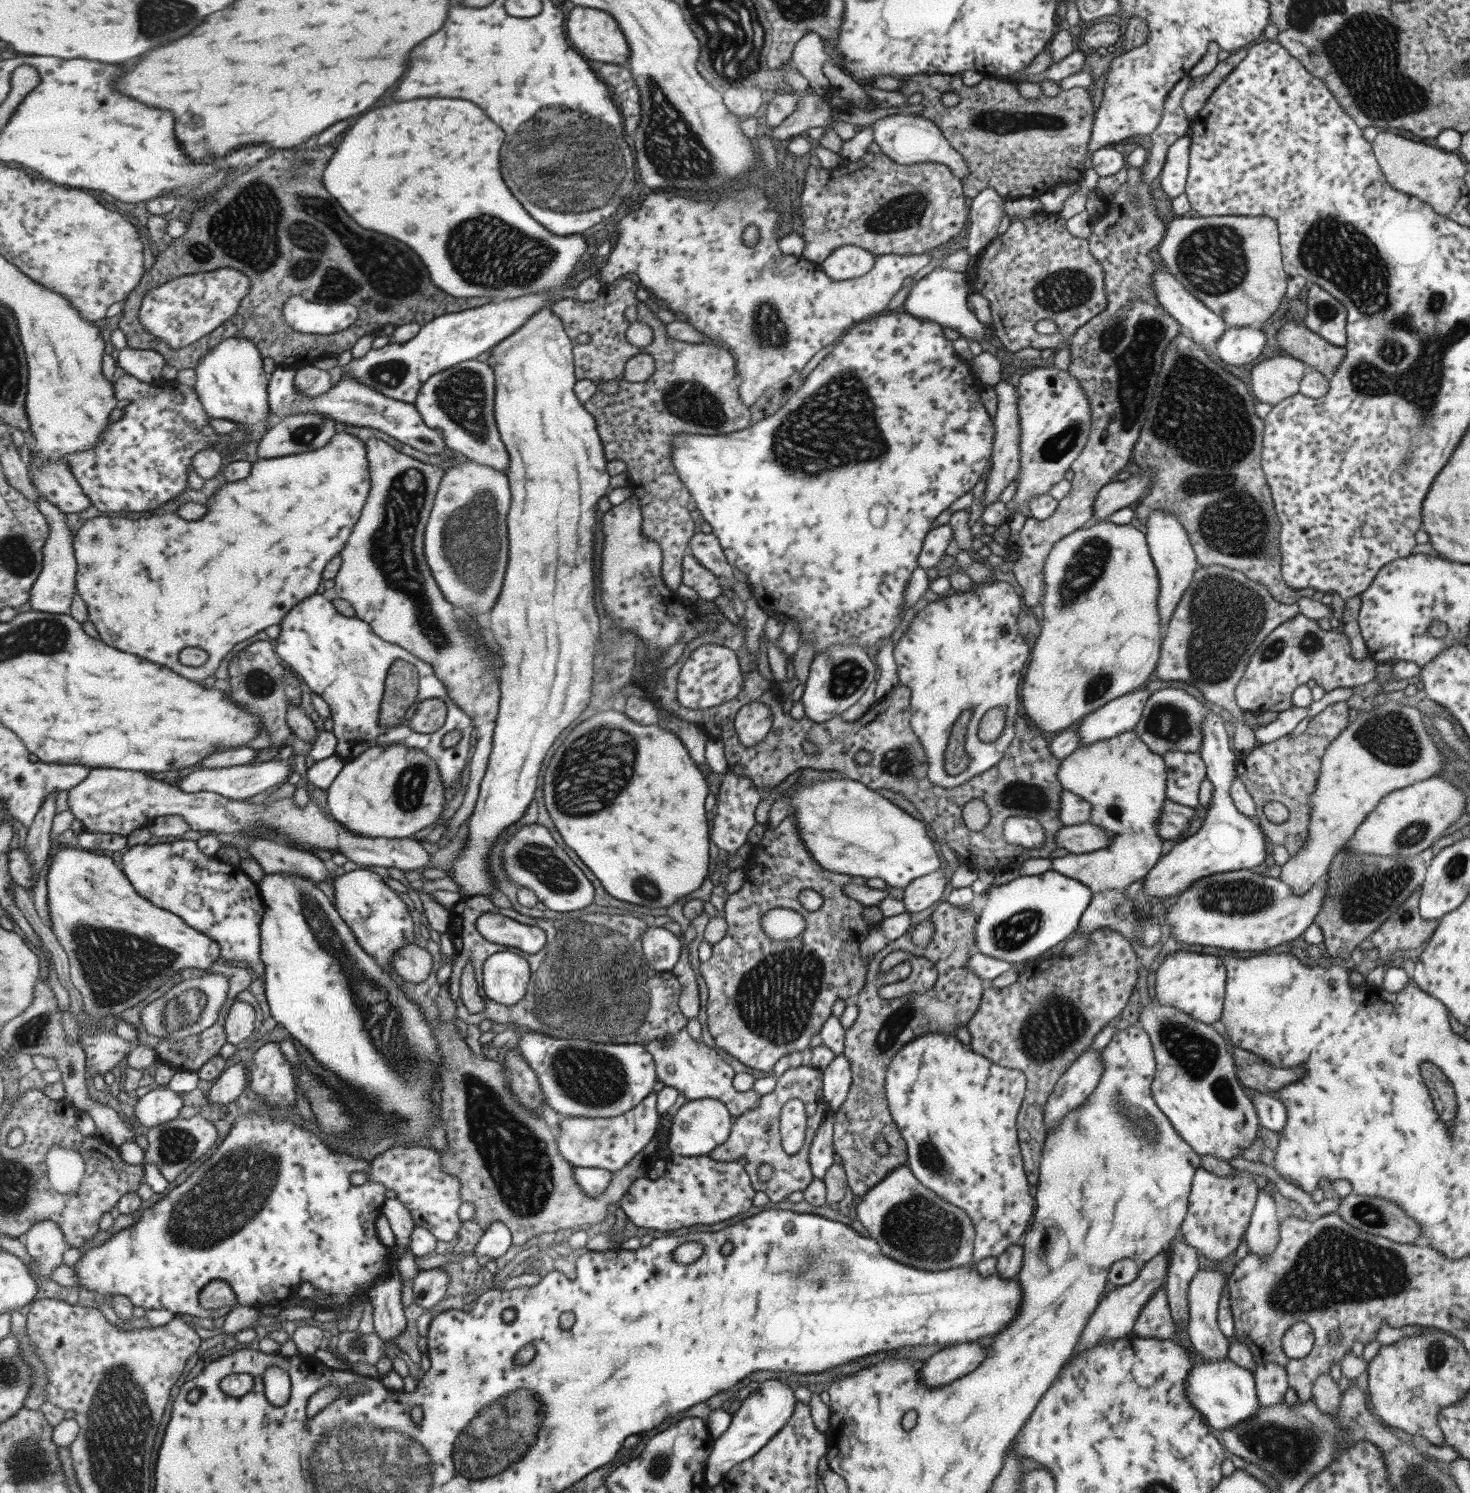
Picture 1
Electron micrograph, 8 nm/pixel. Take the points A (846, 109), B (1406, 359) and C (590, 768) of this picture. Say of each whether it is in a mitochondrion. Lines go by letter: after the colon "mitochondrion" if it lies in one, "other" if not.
A: other
B: mitochondrion
C: mitochondrion

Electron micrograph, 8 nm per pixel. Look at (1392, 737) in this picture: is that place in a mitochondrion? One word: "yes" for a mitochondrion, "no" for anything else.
yes

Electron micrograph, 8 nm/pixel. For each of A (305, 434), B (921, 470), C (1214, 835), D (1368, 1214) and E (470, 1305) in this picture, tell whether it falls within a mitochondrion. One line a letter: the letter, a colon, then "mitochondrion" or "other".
A: mitochondrion
B: other
C: other
D: mitochondrion
E: other

